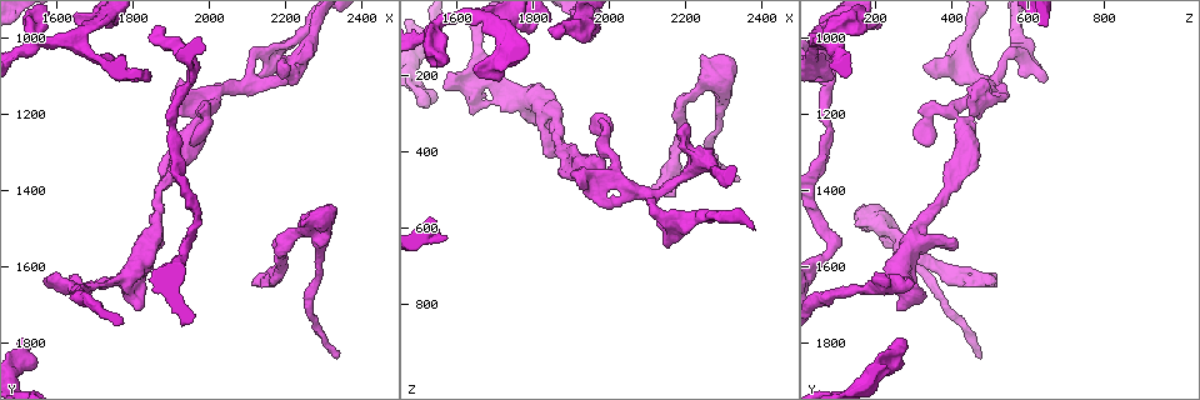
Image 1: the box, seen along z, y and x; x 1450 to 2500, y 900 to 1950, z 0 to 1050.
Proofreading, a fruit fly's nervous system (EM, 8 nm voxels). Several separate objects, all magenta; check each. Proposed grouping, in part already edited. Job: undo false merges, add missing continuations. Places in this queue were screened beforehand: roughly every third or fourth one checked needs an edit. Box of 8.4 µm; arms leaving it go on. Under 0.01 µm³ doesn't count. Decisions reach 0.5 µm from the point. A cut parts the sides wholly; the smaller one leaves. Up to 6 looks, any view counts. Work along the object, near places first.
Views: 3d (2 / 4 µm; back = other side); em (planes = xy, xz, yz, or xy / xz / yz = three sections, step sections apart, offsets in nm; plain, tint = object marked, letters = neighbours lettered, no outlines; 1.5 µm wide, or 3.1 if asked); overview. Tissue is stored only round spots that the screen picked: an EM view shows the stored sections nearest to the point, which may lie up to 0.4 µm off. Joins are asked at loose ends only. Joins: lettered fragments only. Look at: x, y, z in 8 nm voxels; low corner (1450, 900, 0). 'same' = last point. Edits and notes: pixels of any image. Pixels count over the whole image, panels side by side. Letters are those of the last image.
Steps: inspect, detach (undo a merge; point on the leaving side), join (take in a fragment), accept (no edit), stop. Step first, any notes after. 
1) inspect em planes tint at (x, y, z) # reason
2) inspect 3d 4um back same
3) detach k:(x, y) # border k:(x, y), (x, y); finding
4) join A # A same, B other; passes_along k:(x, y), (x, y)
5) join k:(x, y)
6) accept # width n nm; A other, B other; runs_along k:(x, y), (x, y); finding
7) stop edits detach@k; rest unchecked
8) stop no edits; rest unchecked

inspect 3d 2um back at (1990, 1200, 340) # abrupt turn

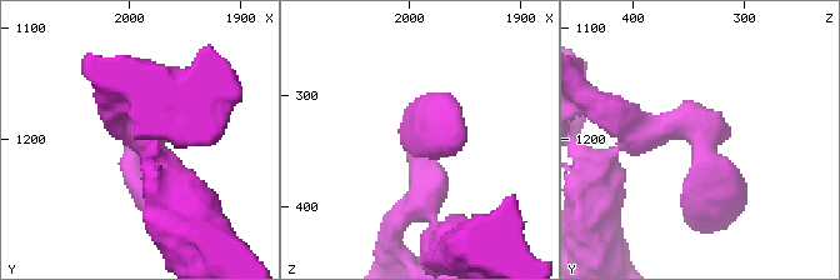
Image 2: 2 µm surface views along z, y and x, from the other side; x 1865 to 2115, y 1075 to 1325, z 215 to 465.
inspect em planes letters at (1990, 1198, 338)

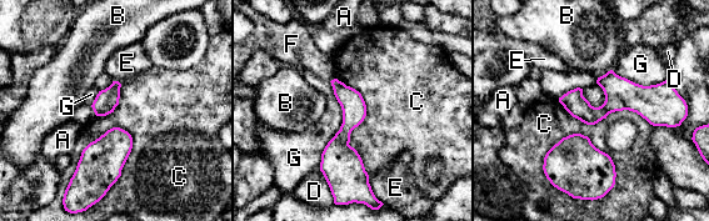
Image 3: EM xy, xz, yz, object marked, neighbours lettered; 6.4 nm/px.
accept # A other, B other, C other, D other, E other, F other, G other; runs_along 3:(563, 100), (584, 111), (668, 110); one neuron here

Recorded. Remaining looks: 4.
inspect em planes tint at (2330, 1835, 470) # an open end

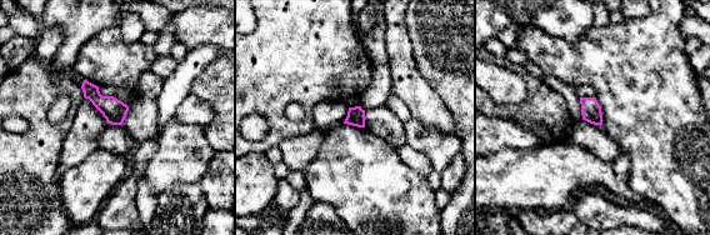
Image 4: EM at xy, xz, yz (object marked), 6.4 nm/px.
inspect em planes letters same # what lies round it

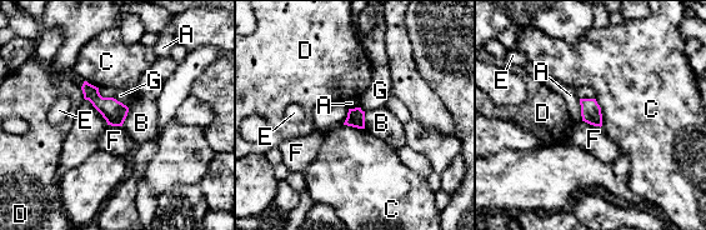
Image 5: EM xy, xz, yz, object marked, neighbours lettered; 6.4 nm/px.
accept # width 110 nm; A other, B other, C other, D other, E other, F other, G other; border 5:(581, 120), (600, 128); no lettered fragment goes on from it

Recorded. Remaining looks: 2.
stop no edits; rest unchecked

